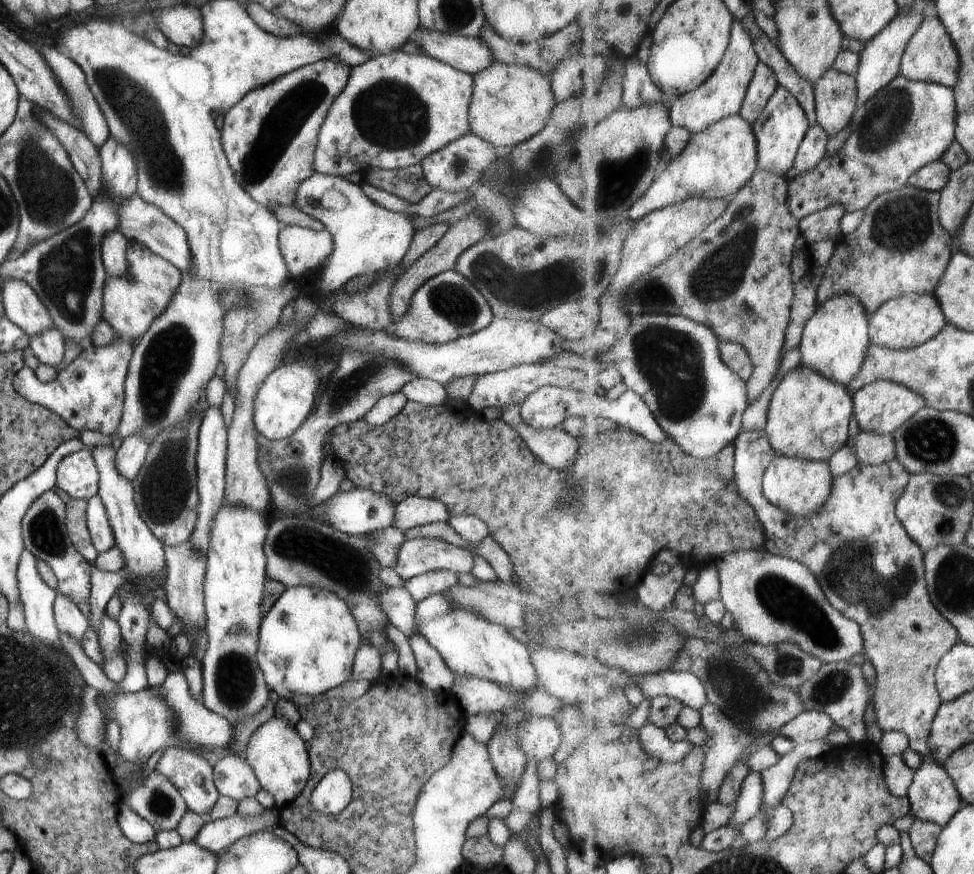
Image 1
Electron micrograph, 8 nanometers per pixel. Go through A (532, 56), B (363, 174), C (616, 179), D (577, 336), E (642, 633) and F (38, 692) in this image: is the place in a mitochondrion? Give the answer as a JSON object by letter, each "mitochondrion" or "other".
{"A":"other","B":"other","C":"mitochondrion","D":"other","E":"mitochondrion","F":"mitochondrion"}

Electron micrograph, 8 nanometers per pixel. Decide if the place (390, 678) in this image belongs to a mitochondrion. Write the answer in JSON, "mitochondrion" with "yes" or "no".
{"mitochondrion":"no"}

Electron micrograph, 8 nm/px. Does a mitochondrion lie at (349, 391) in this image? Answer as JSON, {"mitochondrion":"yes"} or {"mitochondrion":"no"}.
{"mitochondrion":"yes"}

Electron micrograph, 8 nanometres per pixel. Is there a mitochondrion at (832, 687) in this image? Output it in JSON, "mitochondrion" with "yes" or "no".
{"mitochondrion":"yes"}

